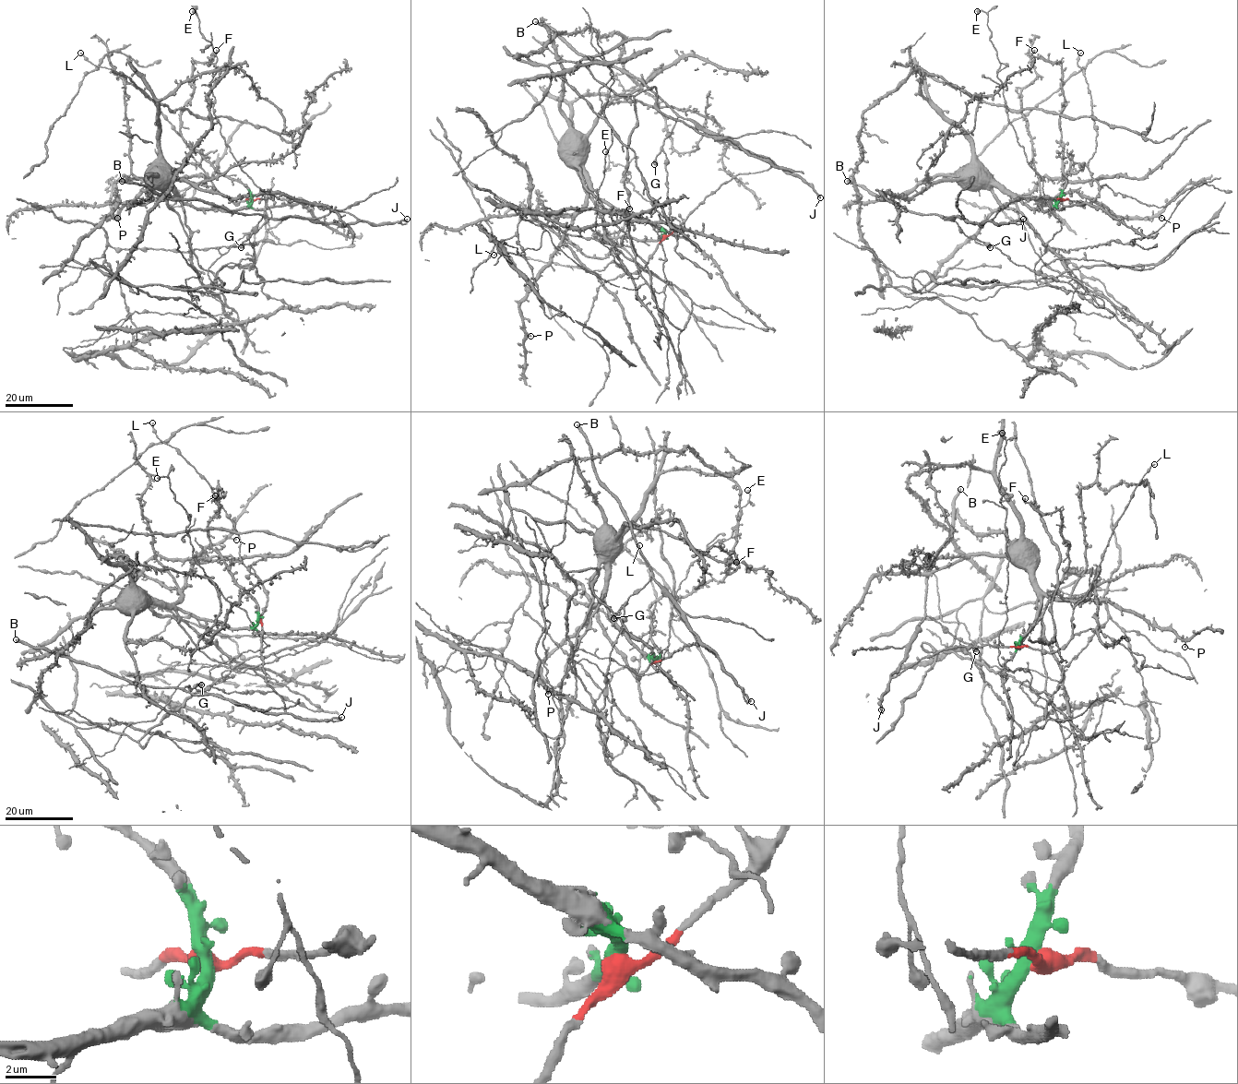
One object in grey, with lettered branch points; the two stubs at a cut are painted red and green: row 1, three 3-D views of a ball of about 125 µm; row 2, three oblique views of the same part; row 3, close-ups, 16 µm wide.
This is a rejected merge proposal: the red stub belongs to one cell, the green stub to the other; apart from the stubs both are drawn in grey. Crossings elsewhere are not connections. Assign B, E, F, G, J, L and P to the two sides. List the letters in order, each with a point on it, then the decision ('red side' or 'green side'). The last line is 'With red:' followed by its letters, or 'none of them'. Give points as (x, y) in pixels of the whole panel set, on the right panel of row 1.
B: place (847, 181); red side
E: place (977, 11); green side
F: place (1034, 50); green side
G: place (990, 247); red side
J: place (1023, 219); red side
L: place (1080, 53); red side
P: place (1161, 218); green side
With red: B, G, J, L

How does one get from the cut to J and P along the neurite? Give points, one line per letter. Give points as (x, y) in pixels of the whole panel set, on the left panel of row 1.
J: (251, 199), (302, 198), (325, 208), (349, 212), (375, 224), (399, 222), (407, 219)
P: (251, 199), (241, 208), (196, 209), (176, 198), (155, 198), (143, 191), (113, 217), (107, 218), (118, 218)

